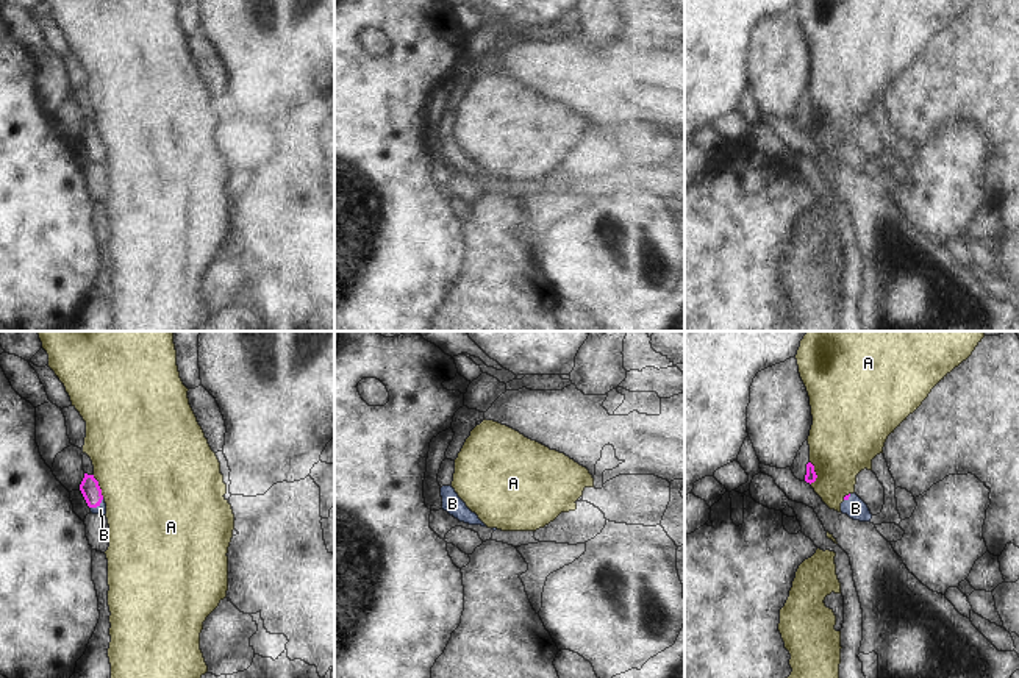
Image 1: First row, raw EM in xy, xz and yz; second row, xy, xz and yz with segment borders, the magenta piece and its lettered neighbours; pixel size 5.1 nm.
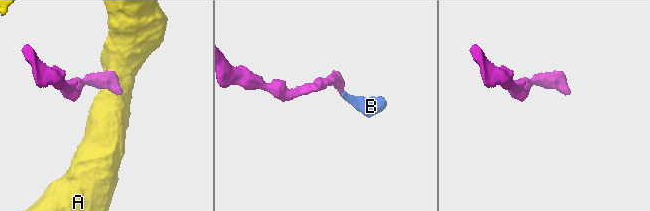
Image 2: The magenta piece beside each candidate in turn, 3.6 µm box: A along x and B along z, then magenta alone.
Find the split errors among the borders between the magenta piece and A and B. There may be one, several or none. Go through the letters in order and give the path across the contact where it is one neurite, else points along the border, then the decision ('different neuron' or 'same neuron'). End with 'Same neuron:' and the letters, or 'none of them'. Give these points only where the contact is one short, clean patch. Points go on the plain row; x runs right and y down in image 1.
A: different neuron
B: runs through xy (89, 138), (97, 155), (100, 160); same neuron
Same neuron: B

